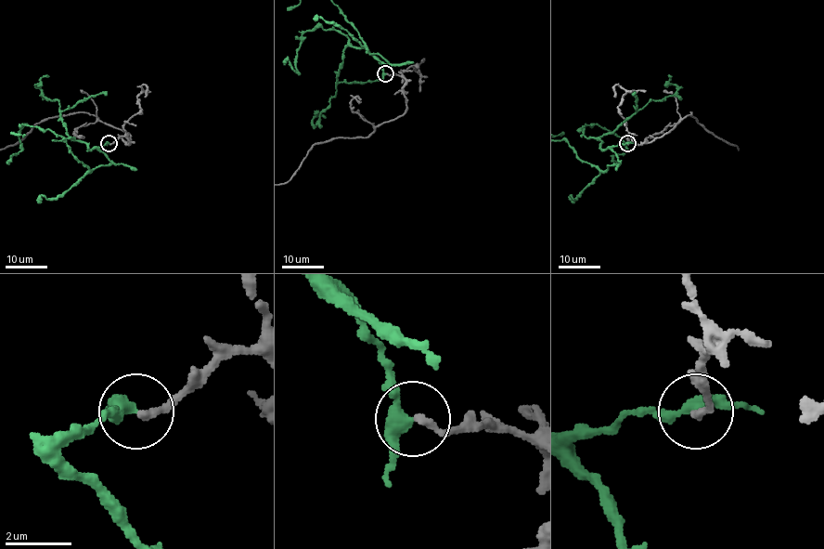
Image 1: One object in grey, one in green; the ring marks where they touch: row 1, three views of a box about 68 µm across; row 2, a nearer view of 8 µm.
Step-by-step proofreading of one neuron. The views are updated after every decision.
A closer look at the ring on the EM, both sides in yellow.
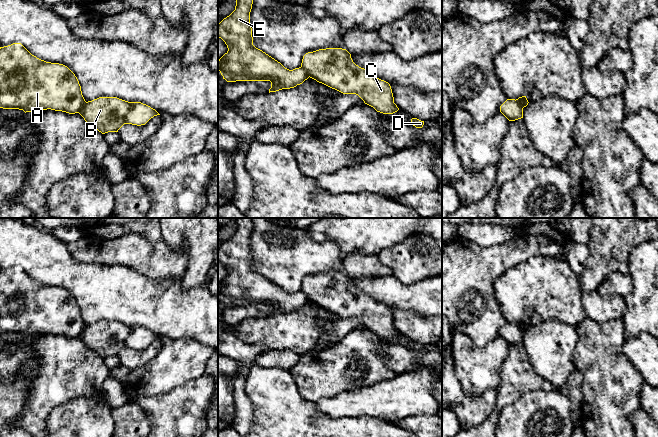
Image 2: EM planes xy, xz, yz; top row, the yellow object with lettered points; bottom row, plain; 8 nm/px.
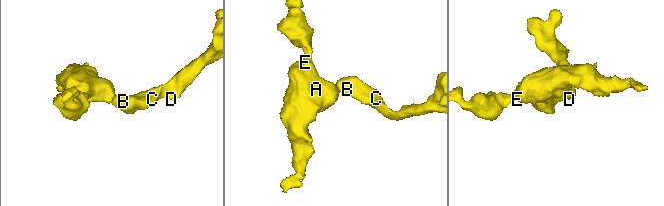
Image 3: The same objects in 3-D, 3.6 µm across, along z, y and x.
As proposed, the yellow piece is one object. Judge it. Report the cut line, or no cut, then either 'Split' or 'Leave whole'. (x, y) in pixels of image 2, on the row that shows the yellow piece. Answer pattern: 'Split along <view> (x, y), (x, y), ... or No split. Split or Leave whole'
Split along xy (85, 101), (78, 112). Split

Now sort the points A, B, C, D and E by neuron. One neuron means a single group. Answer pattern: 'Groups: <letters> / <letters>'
Groups: A E / B C D

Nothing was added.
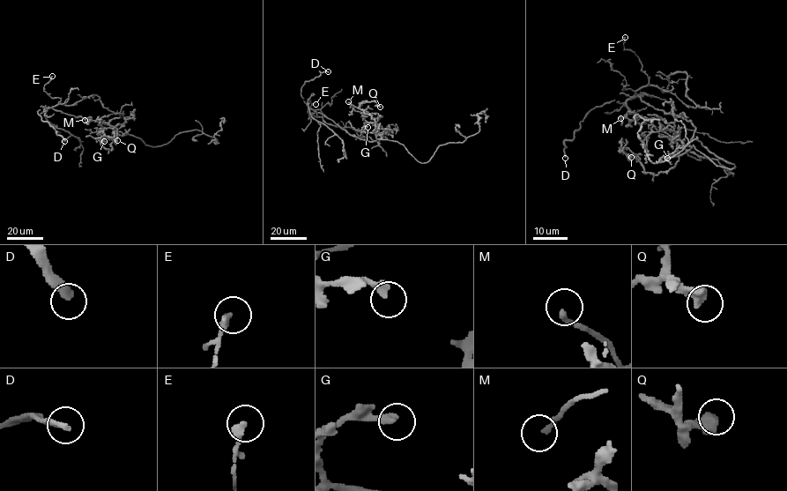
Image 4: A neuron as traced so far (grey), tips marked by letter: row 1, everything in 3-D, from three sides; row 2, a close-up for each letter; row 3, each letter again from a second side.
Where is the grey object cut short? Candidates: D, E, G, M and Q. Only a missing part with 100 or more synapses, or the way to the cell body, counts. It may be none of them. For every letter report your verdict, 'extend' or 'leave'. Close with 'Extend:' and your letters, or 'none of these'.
D: extend
E: leave
G: leave
M: leave
Q: leave
Extend: D

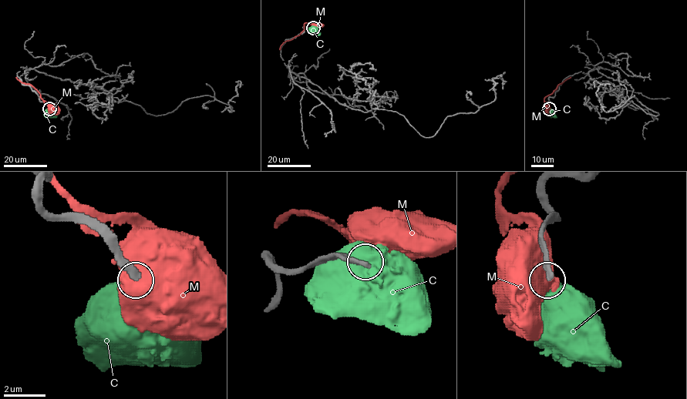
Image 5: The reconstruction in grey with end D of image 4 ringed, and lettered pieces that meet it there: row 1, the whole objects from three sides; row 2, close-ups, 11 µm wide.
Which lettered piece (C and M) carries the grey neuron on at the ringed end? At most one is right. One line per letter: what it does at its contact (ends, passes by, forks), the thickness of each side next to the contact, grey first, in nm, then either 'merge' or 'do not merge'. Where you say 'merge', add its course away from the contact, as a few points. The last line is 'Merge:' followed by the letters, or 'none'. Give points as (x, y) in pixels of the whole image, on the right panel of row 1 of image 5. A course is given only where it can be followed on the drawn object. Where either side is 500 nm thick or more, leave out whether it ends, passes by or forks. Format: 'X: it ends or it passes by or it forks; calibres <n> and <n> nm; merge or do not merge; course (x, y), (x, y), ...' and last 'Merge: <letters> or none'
C: calibres 320 and 900 nm; merge
M: calibres 360 and 700 nm; do not merge
Merge: C

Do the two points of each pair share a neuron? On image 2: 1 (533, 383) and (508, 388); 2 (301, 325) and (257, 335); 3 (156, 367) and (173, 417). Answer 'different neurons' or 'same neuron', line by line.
1: same neuron
2: same neuron
3: different neurons

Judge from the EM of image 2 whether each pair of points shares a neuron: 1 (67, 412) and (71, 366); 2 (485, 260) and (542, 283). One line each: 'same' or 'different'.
1: different
2: different

